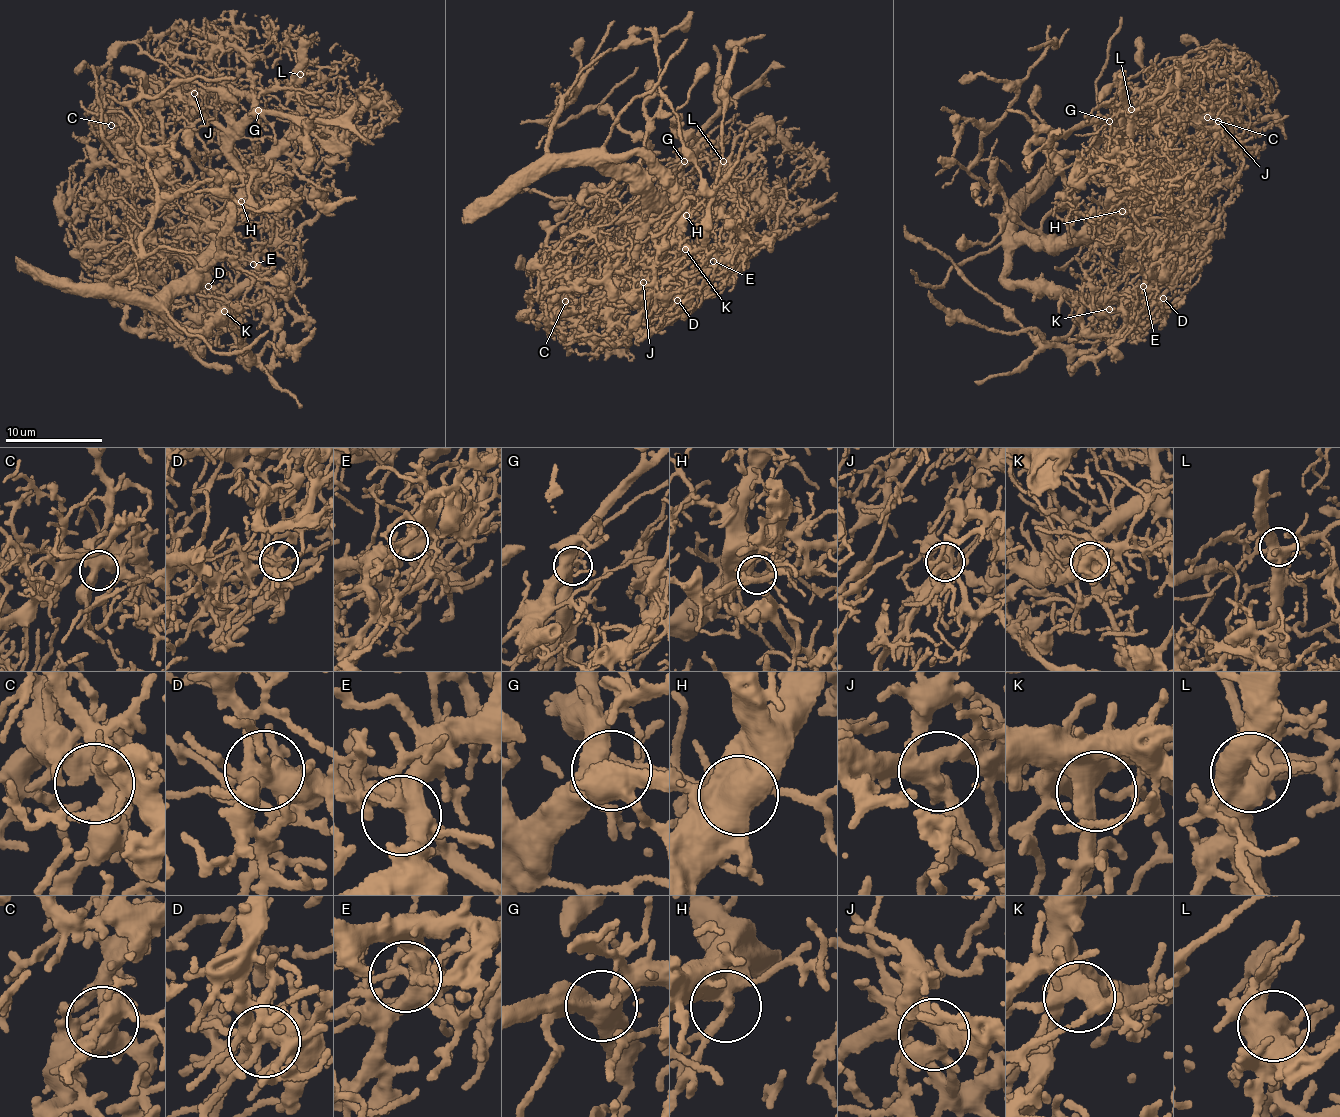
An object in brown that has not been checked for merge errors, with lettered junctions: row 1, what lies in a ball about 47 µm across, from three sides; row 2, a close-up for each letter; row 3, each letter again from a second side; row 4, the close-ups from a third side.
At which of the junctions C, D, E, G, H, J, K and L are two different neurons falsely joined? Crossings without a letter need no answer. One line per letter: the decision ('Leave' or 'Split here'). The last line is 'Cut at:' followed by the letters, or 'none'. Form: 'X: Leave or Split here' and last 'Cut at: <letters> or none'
C: Leave
D: Leave
E: Leave
G: Leave
H: Leave
J: Leave
K: Leave
L: Leave
Cut at: none

